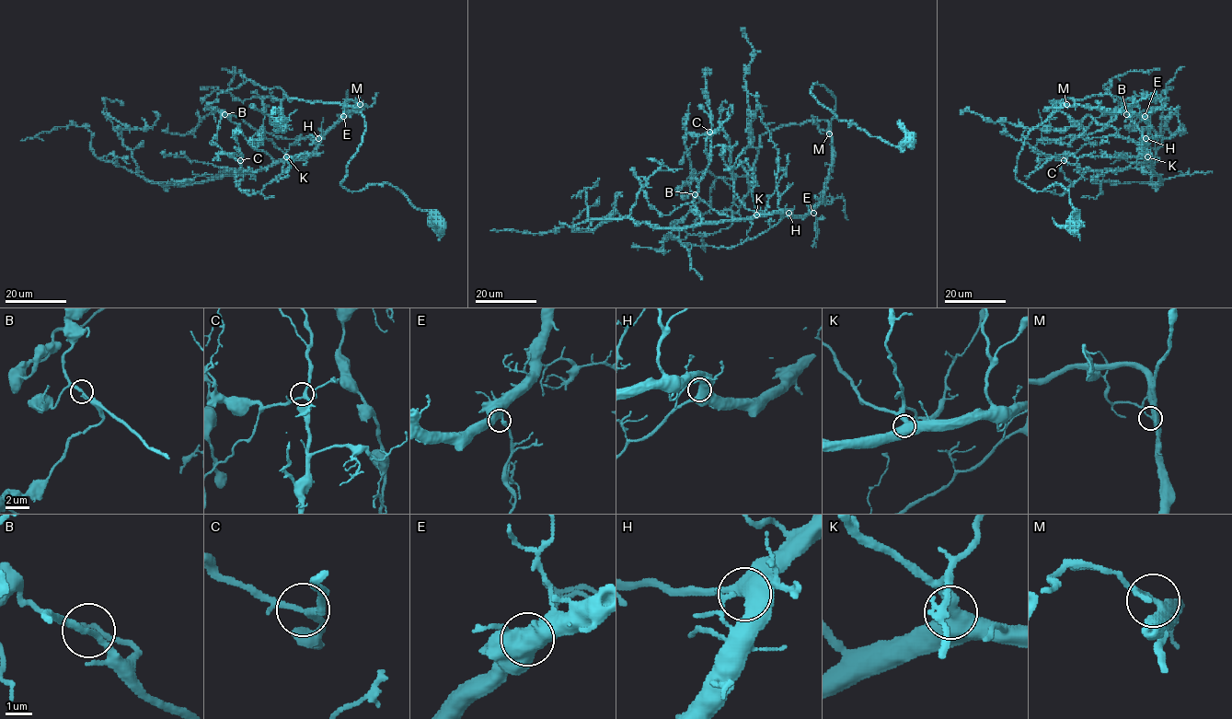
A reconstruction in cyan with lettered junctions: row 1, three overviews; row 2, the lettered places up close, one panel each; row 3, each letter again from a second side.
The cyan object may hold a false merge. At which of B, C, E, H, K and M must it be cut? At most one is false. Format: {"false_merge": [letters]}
{"false_merge": []}

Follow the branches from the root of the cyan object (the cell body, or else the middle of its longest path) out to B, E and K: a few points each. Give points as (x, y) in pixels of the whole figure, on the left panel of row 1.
B: (439, 225), (385, 182), (341, 185), (366, 129), (362, 105), (309, 155), (282, 161), (224, 114)
E: (439, 225), (428, 211), (416, 208), (385, 182), (356, 191), (341, 185), (366, 129), (362, 105), (343, 116)
K: (439, 225), (385, 182), (356, 191), (341, 185), (366, 129), (362, 105), (309, 155), (286, 156)

